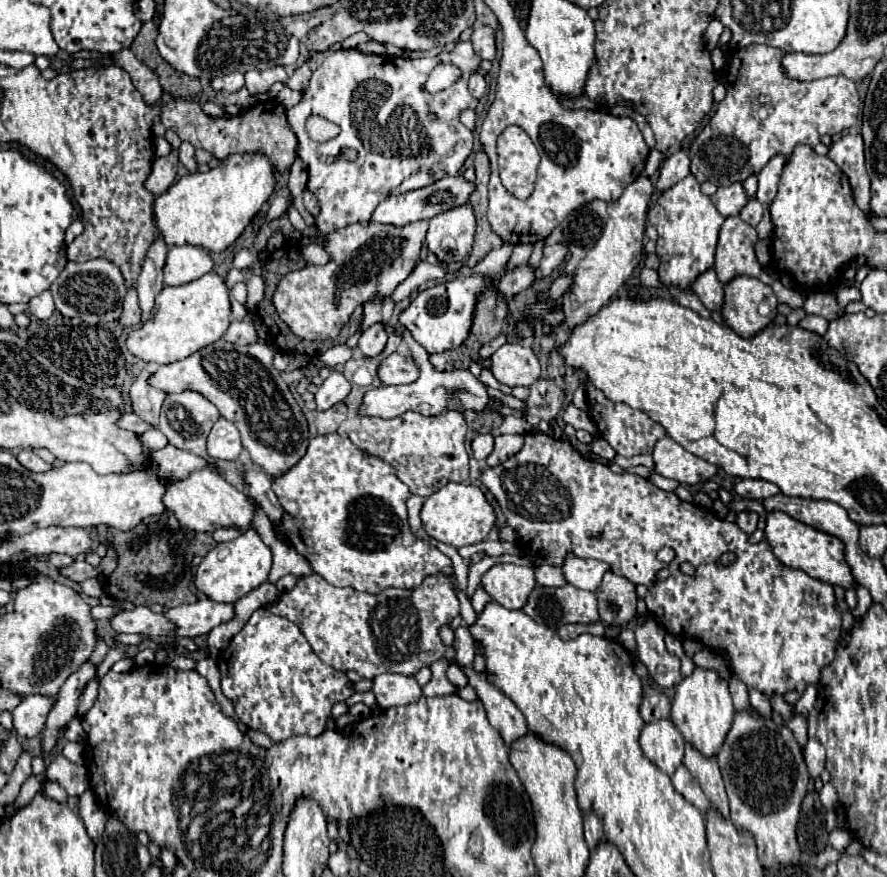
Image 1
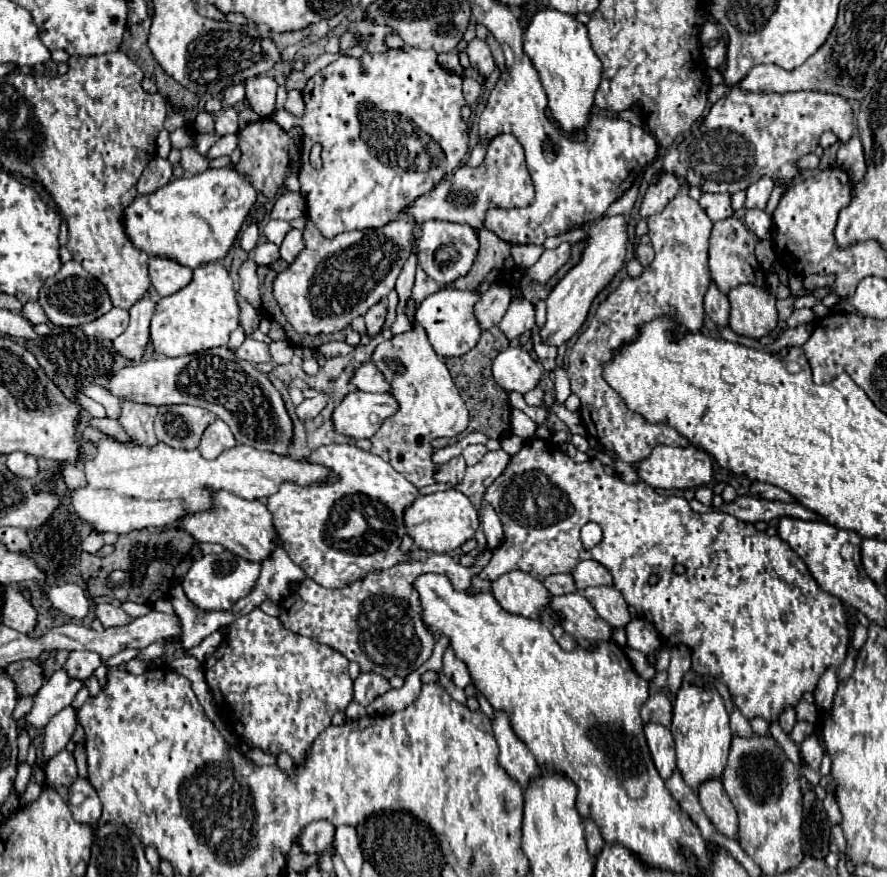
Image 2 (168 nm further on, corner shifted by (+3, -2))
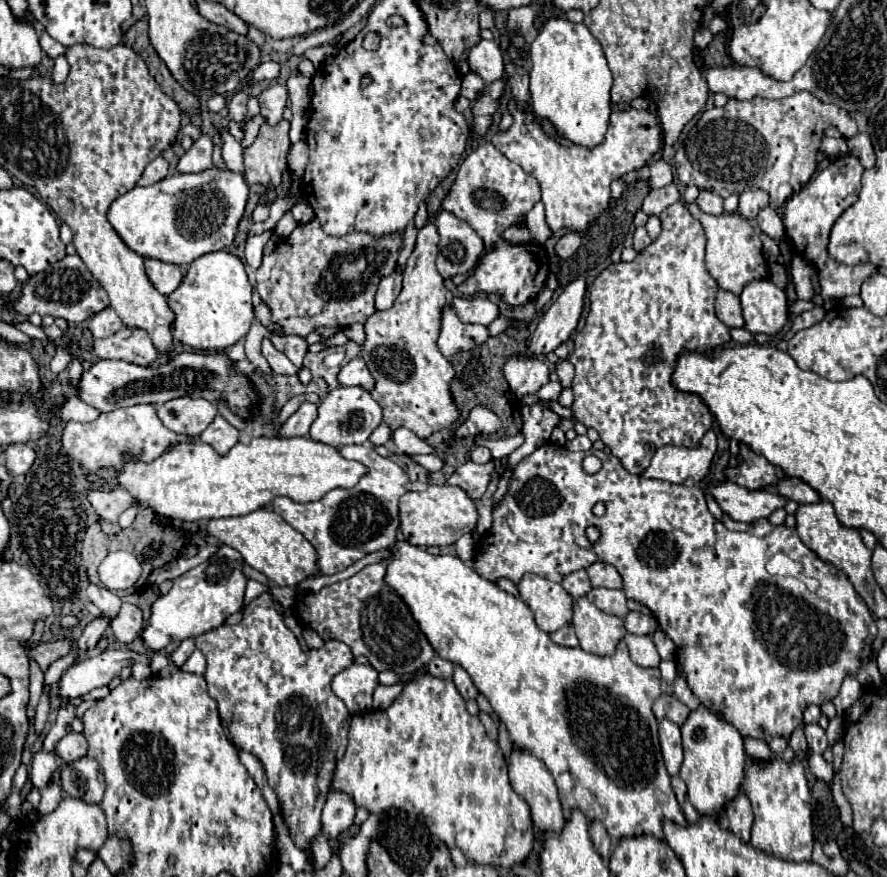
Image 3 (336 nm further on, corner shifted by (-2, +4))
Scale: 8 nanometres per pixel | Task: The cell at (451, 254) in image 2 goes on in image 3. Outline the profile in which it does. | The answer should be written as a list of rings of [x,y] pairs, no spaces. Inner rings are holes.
[[[447,210],[439,212],[435,224],[441,236],[437,256],[439,274],[443,278],[467,274],[475,266],[479,254],[483,252],[483,240],[467,222],[459,220]]]

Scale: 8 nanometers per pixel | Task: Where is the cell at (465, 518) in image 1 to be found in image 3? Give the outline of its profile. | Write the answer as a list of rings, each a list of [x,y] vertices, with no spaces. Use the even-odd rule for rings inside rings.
[[[429,486],[423,492],[407,492],[399,500],[399,520],[405,540],[413,546],[449,546],[455,544],[463,534],[469,534],[477,520],[475,502],[455,486]]]

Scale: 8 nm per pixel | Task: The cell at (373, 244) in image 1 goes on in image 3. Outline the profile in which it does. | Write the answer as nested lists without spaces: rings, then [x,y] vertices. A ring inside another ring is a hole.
[[[317,218],[299,224],[289,238],[281,240],[269,256],[263,256],[261,266],[255,270],[255,290],[261,300],[271,308],[271,322],[279,326],[279,334],[295,334],[305,338],[317,328],[345,328],[355,322],[363,324],[375,312],[375,290],[383,276],[389,276],[397,266],[399,234],[373,238],[361,232],[351,232],[341,238],[327,236]]]

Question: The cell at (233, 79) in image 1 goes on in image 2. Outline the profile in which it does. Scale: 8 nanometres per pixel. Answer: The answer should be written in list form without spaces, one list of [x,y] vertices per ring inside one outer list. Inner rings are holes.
[[[234,84],[222,90],[222,100],[226,106],[238,106],[244,100],[244,84]]]

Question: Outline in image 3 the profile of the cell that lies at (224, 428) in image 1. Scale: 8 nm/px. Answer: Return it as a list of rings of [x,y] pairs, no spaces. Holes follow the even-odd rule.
[[[215,416],[215,420],[203,430],[199,440],[209,444],[219,456],[225,456],[237,444],[237,434],[237,428],[233,428],[223,416]]]

